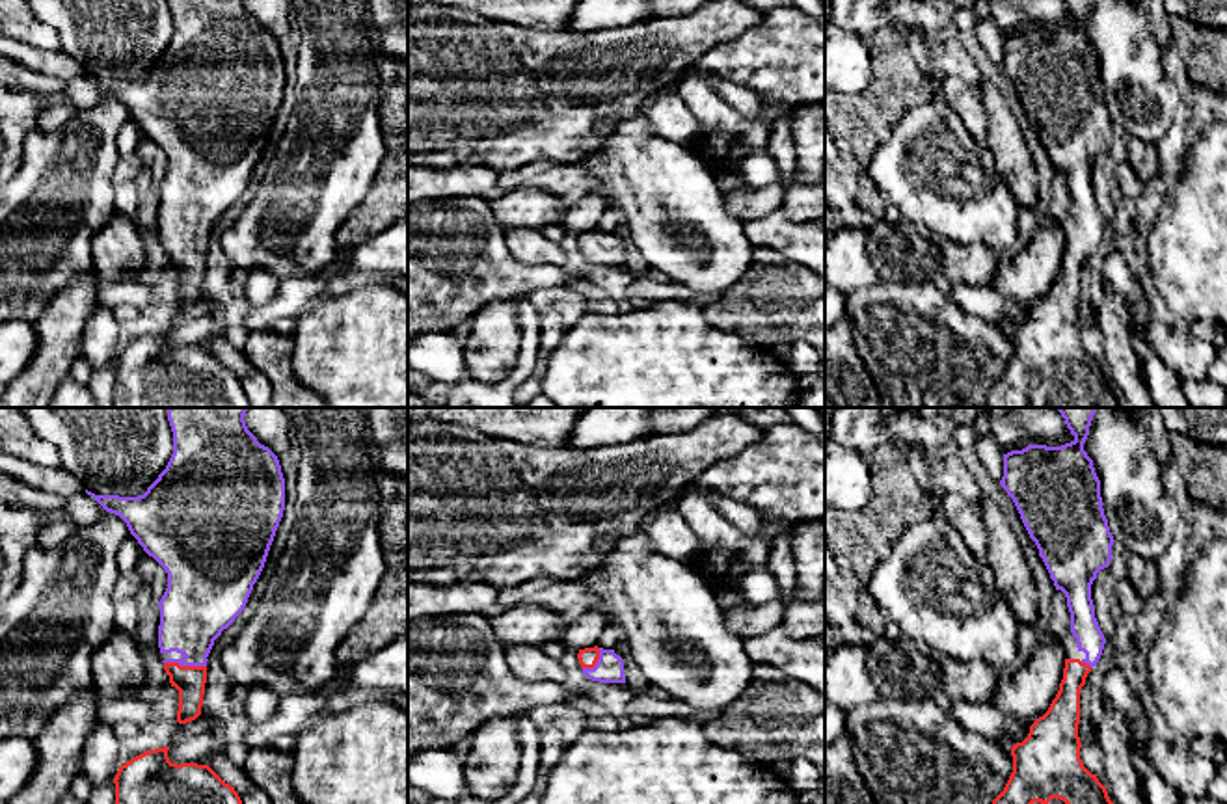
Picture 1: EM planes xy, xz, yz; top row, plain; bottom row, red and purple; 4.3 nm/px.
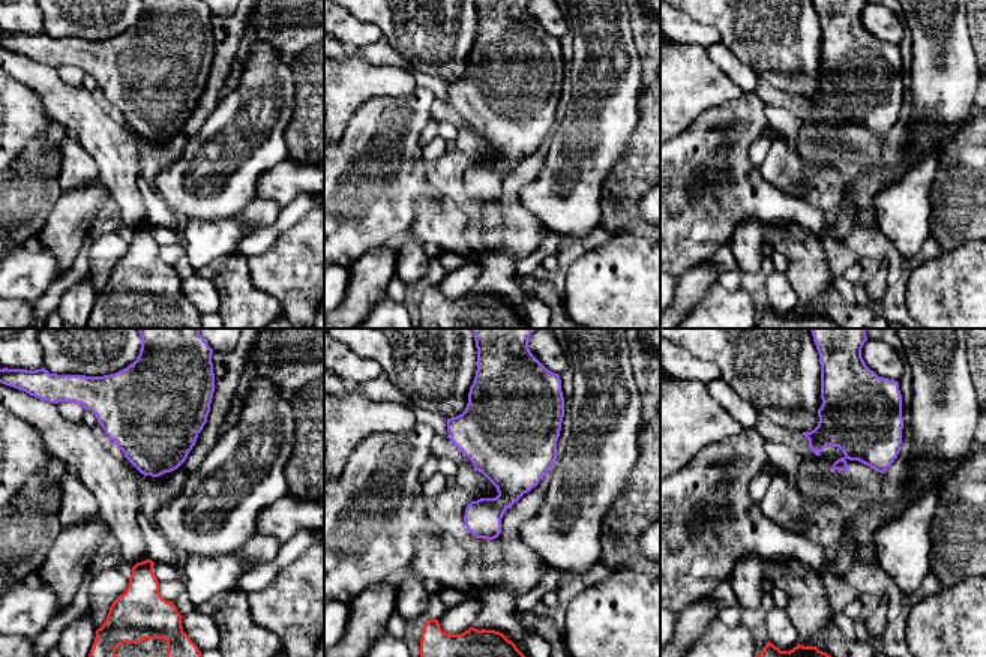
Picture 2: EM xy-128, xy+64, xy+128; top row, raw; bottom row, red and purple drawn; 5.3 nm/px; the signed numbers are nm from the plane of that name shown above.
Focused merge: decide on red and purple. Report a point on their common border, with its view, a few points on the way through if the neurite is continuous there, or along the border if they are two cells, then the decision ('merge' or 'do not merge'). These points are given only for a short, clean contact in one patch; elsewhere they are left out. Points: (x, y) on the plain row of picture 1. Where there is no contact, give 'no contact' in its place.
meets red in xy at (185, 250); runs through xy (190, 265), (185, 250), (194, 241), (194, 194); merge

